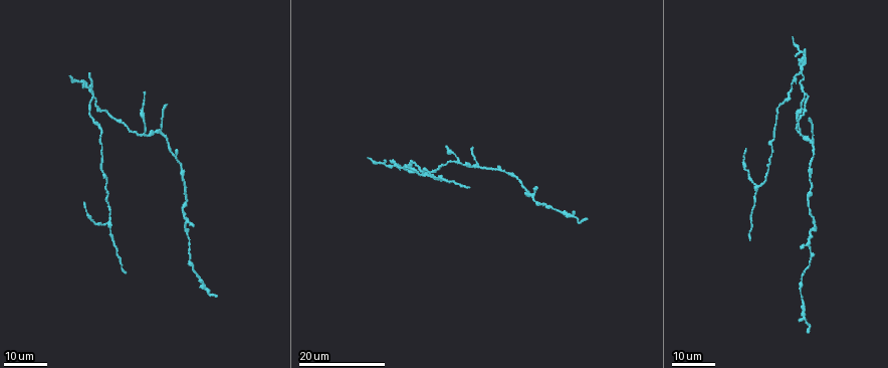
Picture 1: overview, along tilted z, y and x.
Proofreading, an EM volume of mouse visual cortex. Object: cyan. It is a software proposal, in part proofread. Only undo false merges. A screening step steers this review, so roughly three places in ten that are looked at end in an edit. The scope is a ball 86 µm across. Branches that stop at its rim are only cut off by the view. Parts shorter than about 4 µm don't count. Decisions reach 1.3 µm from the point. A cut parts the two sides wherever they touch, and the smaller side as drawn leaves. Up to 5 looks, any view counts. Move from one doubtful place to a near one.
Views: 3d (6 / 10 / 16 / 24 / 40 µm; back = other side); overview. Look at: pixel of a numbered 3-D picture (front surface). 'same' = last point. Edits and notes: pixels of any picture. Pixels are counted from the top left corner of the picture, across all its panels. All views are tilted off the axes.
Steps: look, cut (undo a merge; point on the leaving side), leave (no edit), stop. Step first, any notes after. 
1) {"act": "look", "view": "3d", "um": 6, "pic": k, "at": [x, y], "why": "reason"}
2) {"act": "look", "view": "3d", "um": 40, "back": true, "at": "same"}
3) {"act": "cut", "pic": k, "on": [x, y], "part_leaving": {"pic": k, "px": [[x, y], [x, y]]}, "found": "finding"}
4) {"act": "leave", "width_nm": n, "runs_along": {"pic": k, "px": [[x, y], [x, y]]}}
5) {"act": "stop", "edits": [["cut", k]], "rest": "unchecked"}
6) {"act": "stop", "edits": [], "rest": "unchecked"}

{"act": "look", "view": "3d", "um": 24, "pic": 1, "at": [159, 132], "why": "three arms meet"}

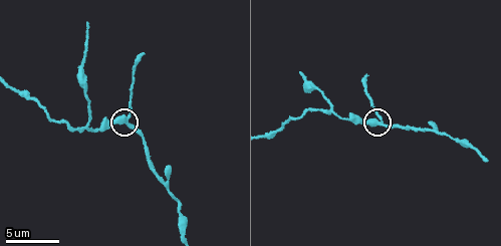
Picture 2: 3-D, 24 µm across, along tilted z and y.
{"act": "look", "view": "3d", "um": 10, "pic": 2, "at": [127, 120]}

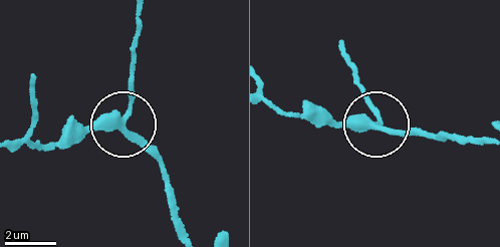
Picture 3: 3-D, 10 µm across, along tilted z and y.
{"act": "look", "view": "3d", "um": 10, "back": true, "pic": 3, "at": [374, 125], "why": "from behind"}

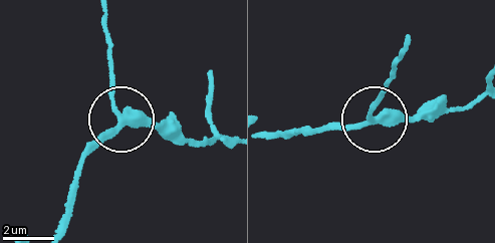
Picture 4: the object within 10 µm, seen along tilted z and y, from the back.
{"act": "leave", "arms": 3, "runs_along": {"pic": 4, "px": [[231, 137], [193, 143], [127, 122], [111, 96], [109, 44]]}, "found": "continuous, no second neuron"}

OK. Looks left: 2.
{"act": "look", "view": "3d", "um": 10, "pic": 2, "at": [85, 125], "why": "side arm on a straight run"}

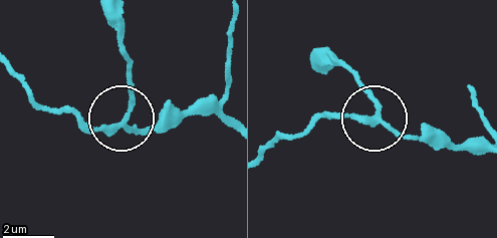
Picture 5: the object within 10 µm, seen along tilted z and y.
{"act": "cut", "pic": 5, "on": [131, 84], "found": "a second neuron is stuck on"}

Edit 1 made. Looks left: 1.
{"act": "stop", "edits": [["cut", 5]], "rest": "unchecked"}

